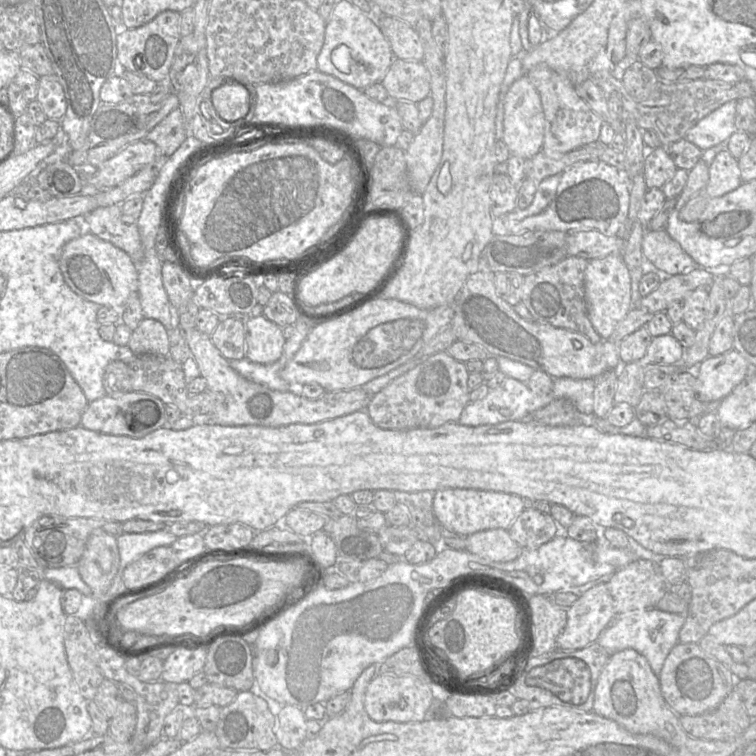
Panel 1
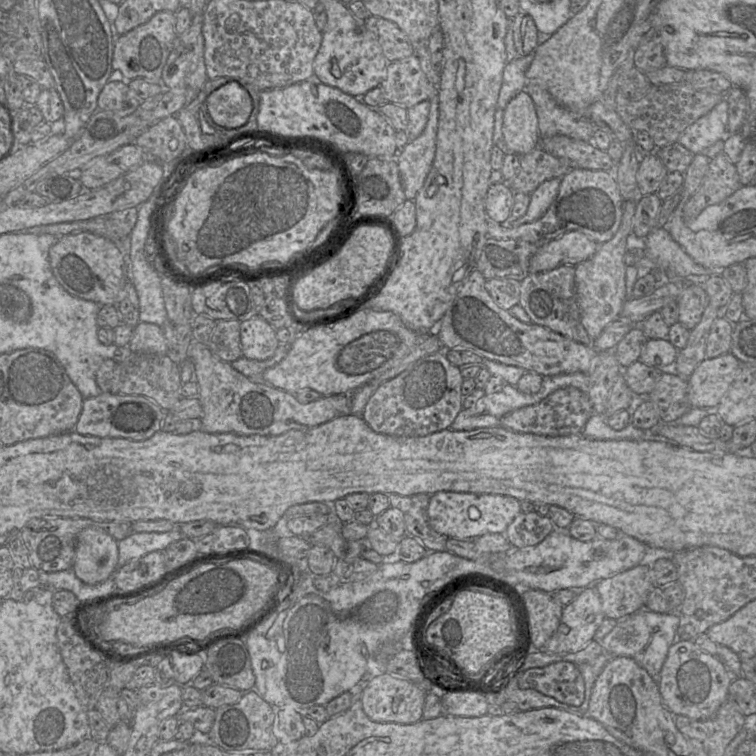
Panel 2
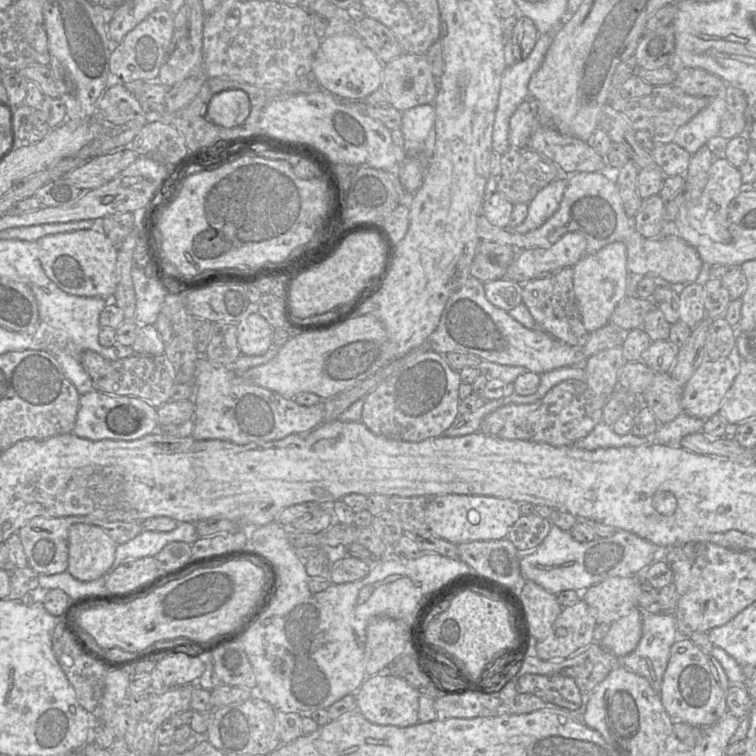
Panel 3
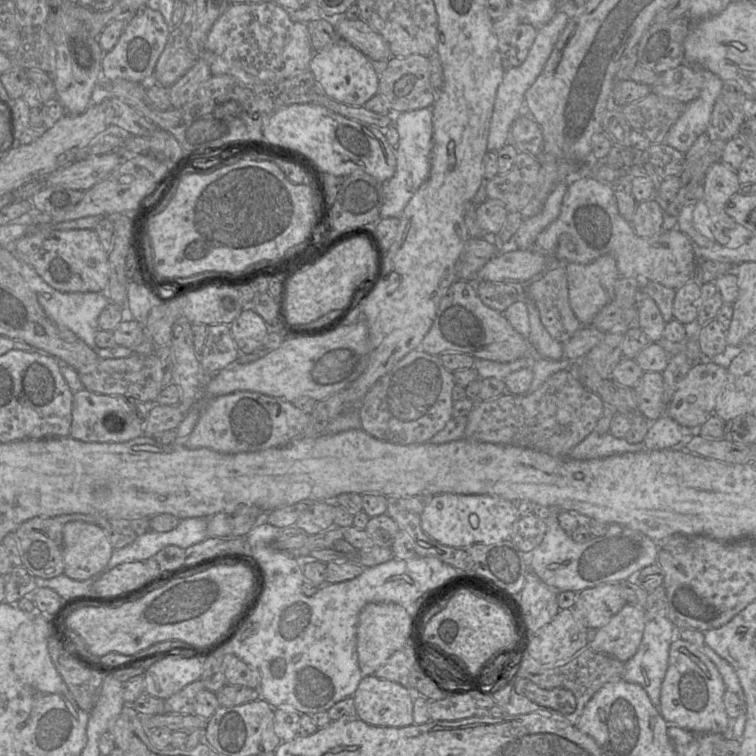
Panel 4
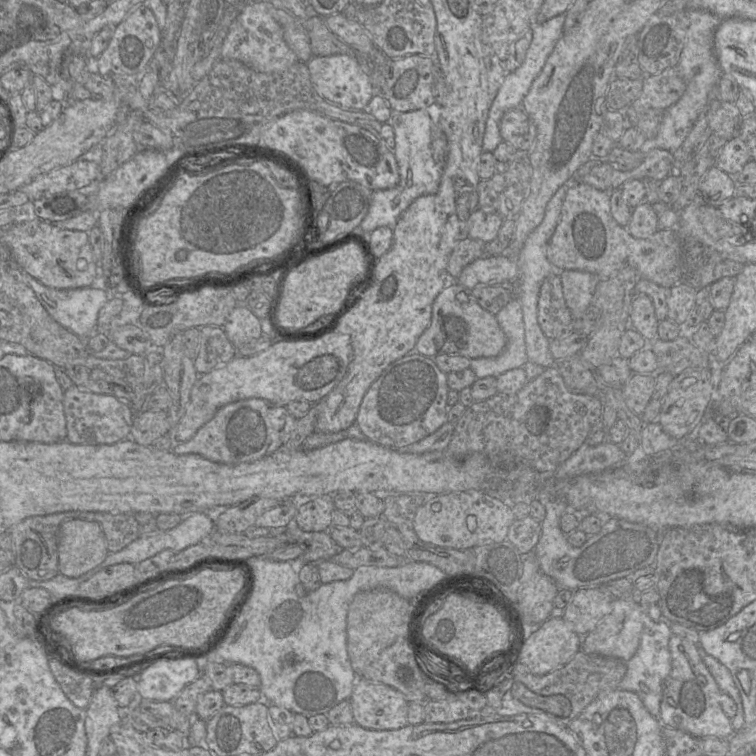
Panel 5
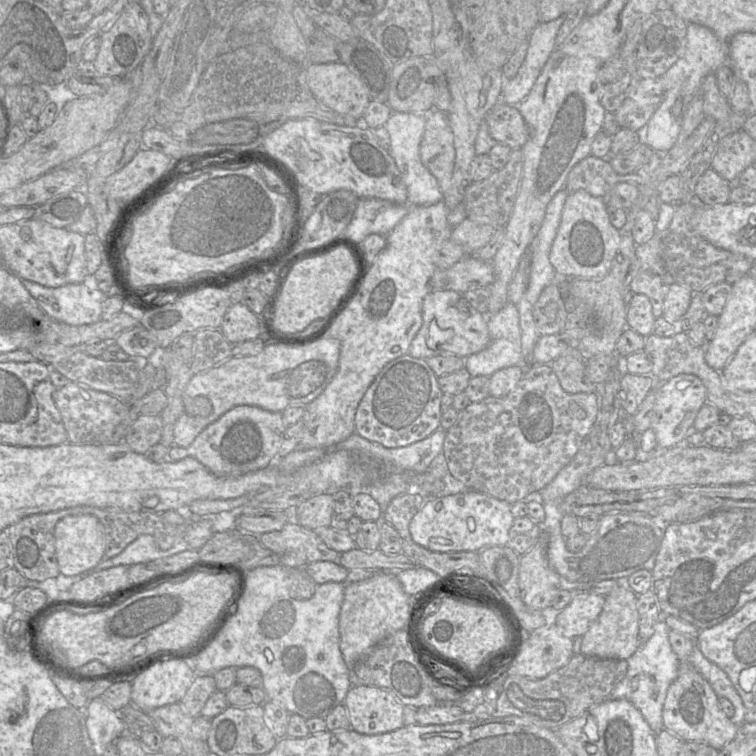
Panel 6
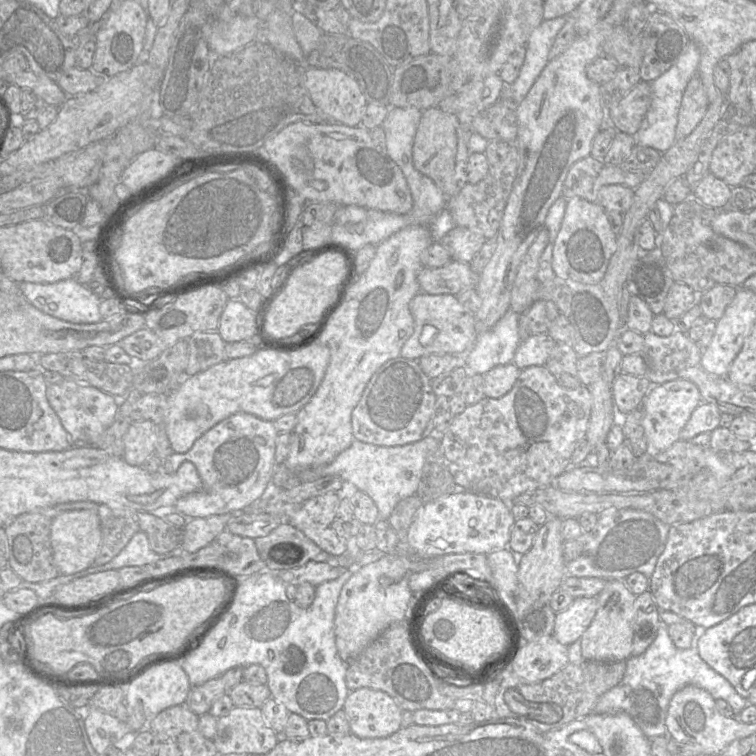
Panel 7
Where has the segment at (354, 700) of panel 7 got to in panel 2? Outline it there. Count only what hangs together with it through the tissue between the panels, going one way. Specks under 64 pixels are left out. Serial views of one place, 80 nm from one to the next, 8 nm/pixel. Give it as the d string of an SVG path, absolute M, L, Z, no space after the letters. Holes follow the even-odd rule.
M384 673L365 684L361 702L373 722L414 724L423 719L426 694L414 683Z

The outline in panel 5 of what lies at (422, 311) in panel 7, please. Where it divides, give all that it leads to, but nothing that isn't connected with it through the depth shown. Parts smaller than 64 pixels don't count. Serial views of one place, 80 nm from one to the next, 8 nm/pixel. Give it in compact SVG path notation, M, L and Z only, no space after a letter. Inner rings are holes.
M451 281L435 298L432 305L431 322L418 338L417 353L434 358L439 354L461 355L470 359L495 357L506 346L506 337L496 316L483 309L476 301L472 290ZM464 292L468 296L466 305L457 300L457 295Z

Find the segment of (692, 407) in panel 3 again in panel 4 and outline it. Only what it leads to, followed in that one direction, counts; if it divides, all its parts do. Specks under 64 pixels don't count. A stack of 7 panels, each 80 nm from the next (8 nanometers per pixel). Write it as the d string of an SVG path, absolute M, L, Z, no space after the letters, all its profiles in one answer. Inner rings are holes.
M708 359L694 365L685 378L678 384L665 415L678 424L698 431L708 417L714 414L716 398L723 389L727 379L727 369Z

